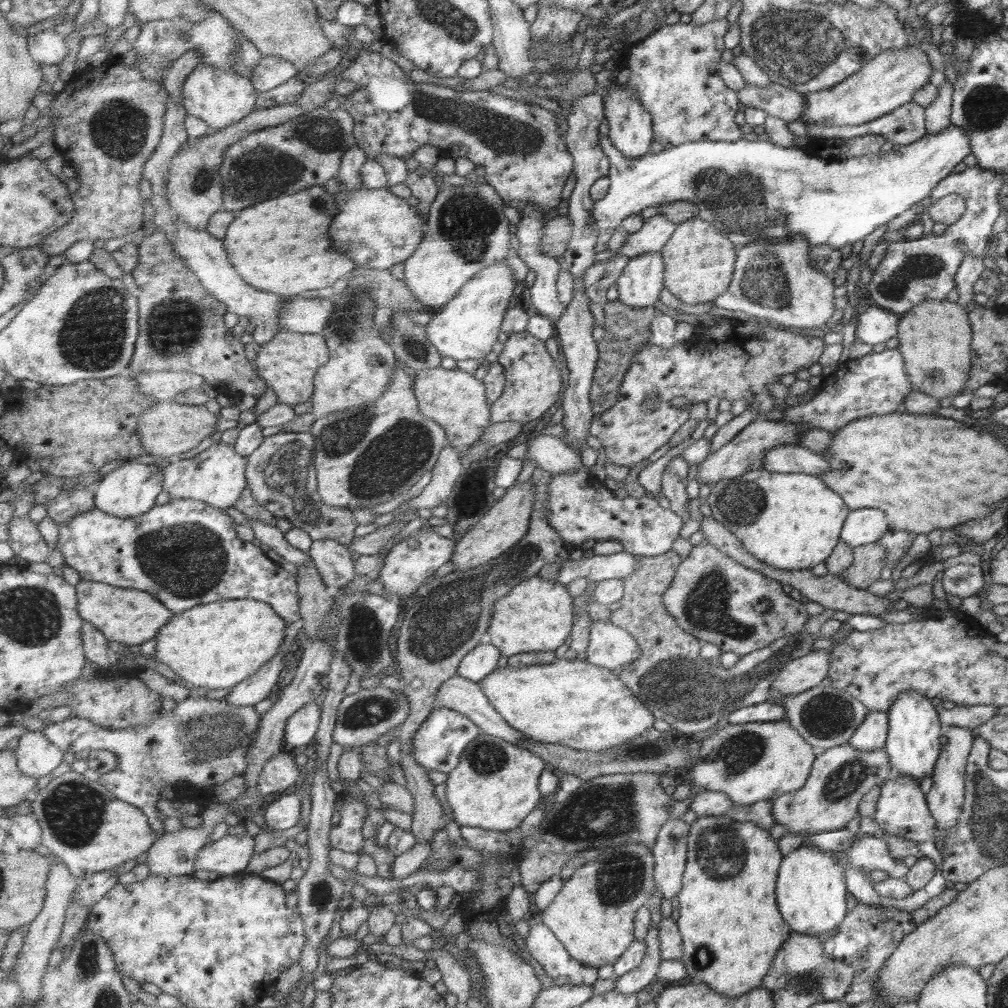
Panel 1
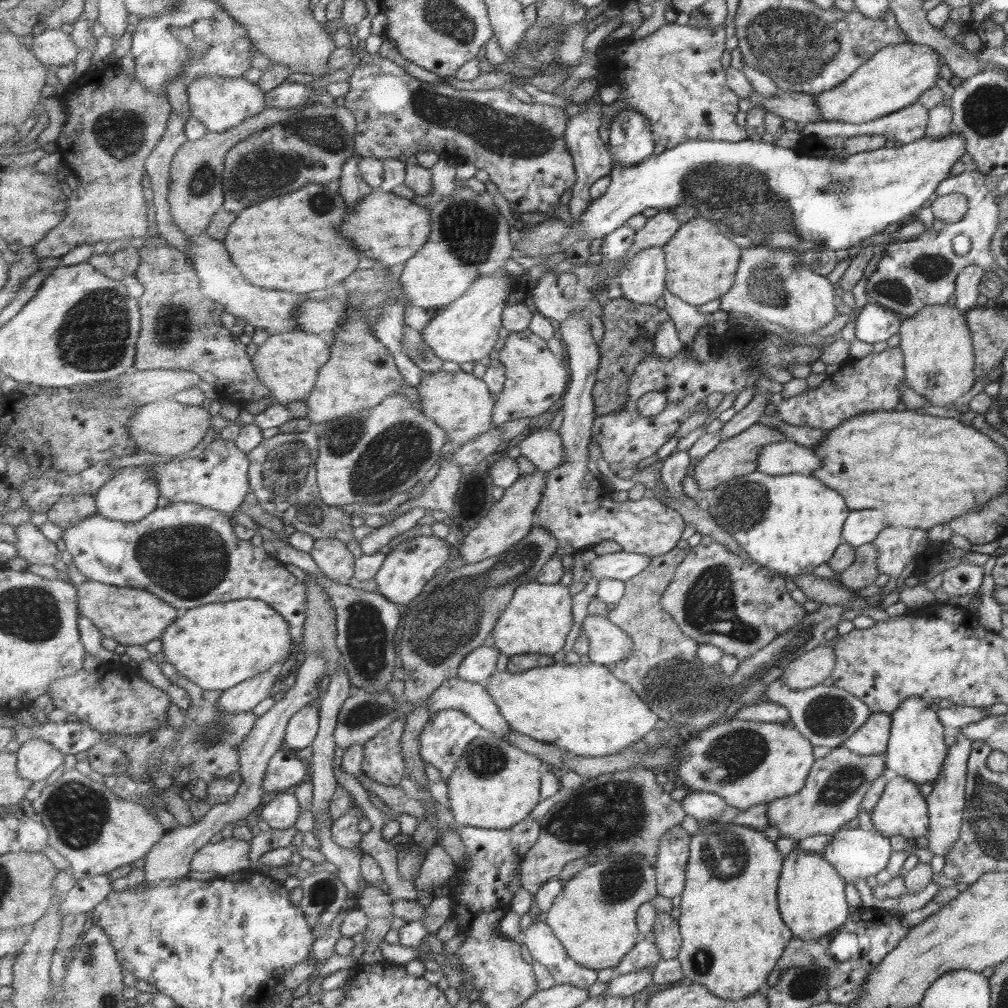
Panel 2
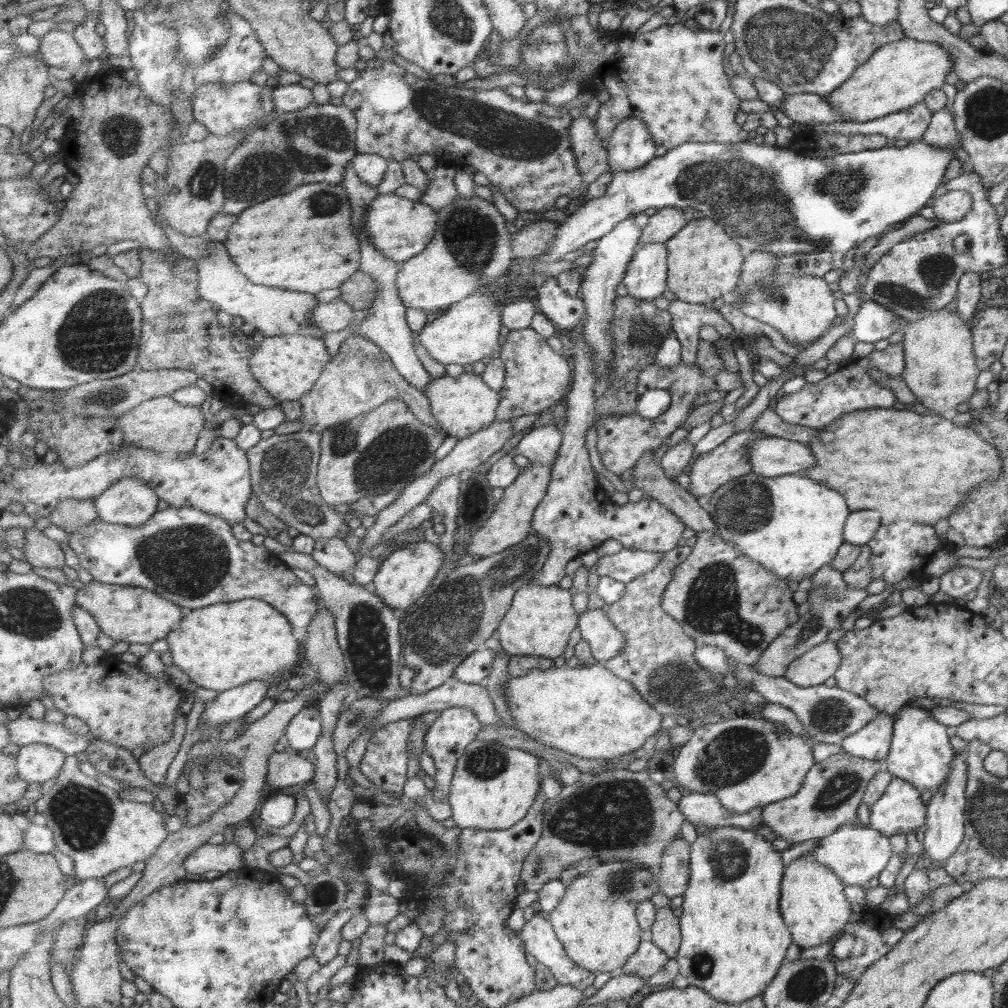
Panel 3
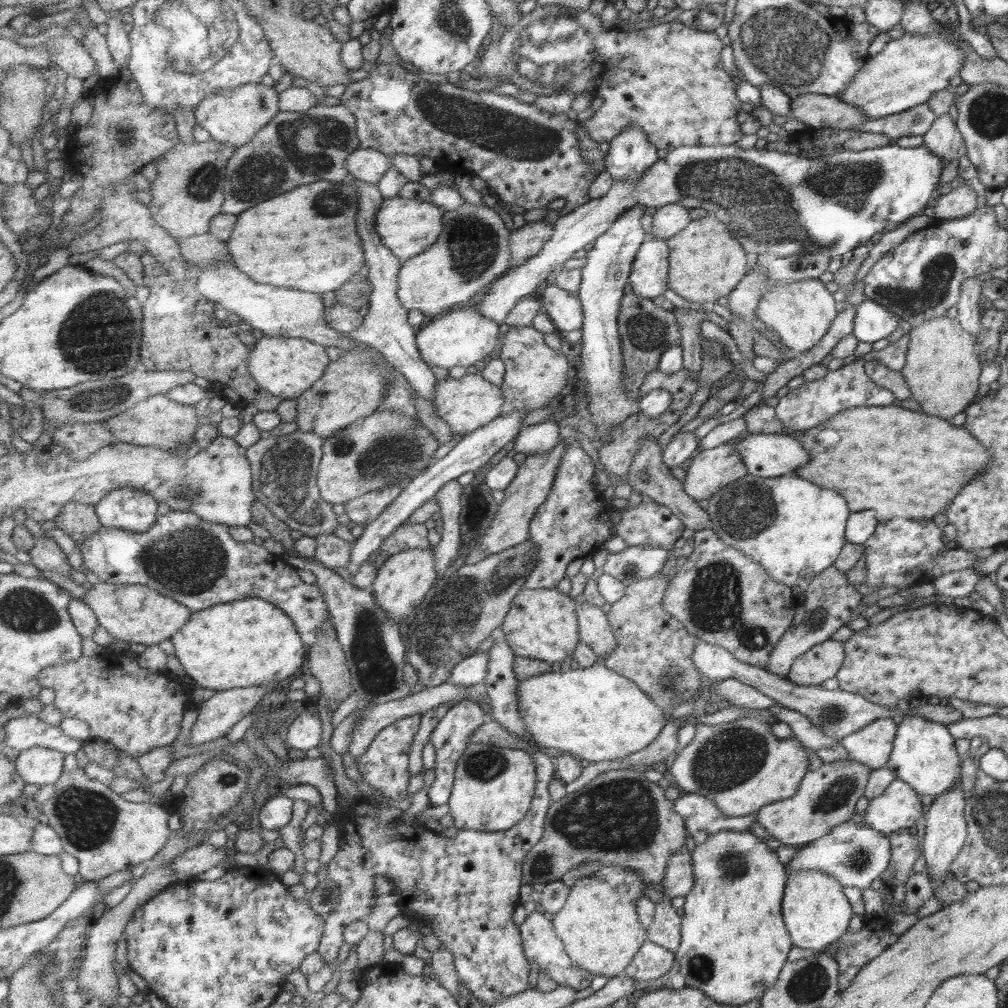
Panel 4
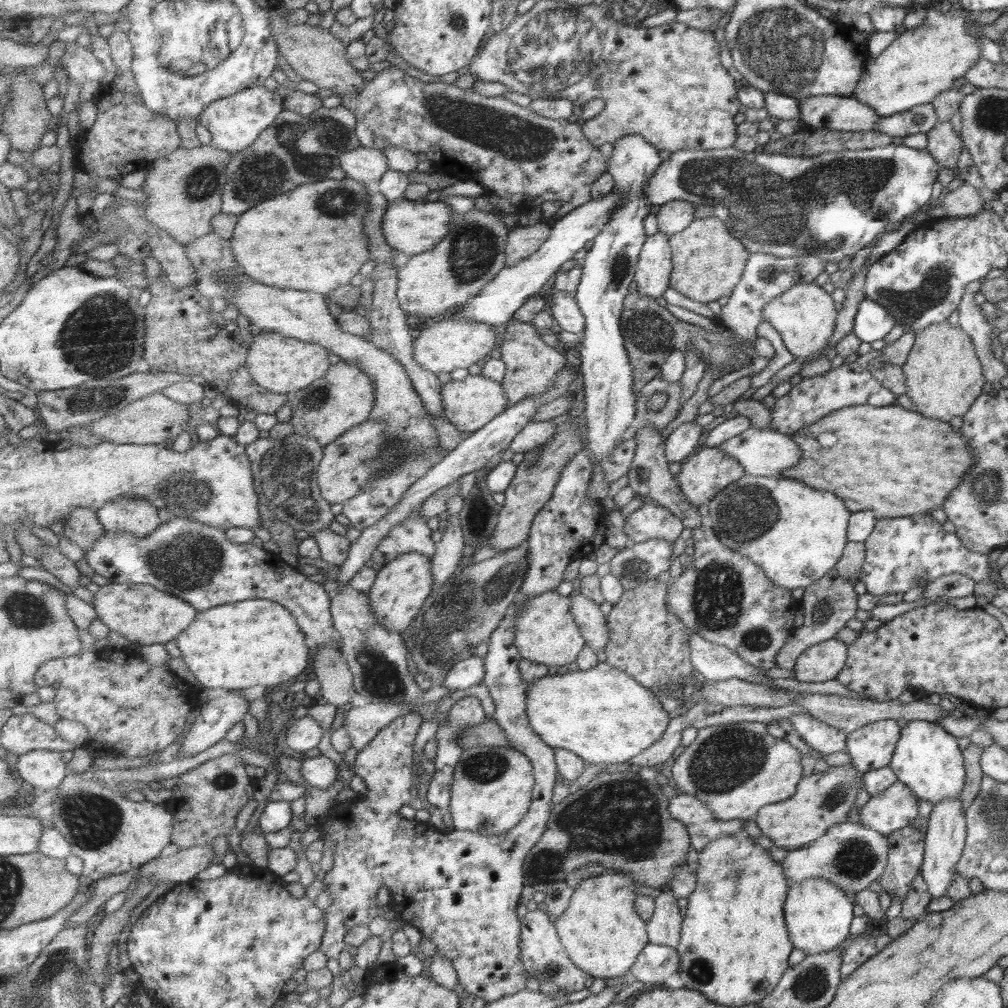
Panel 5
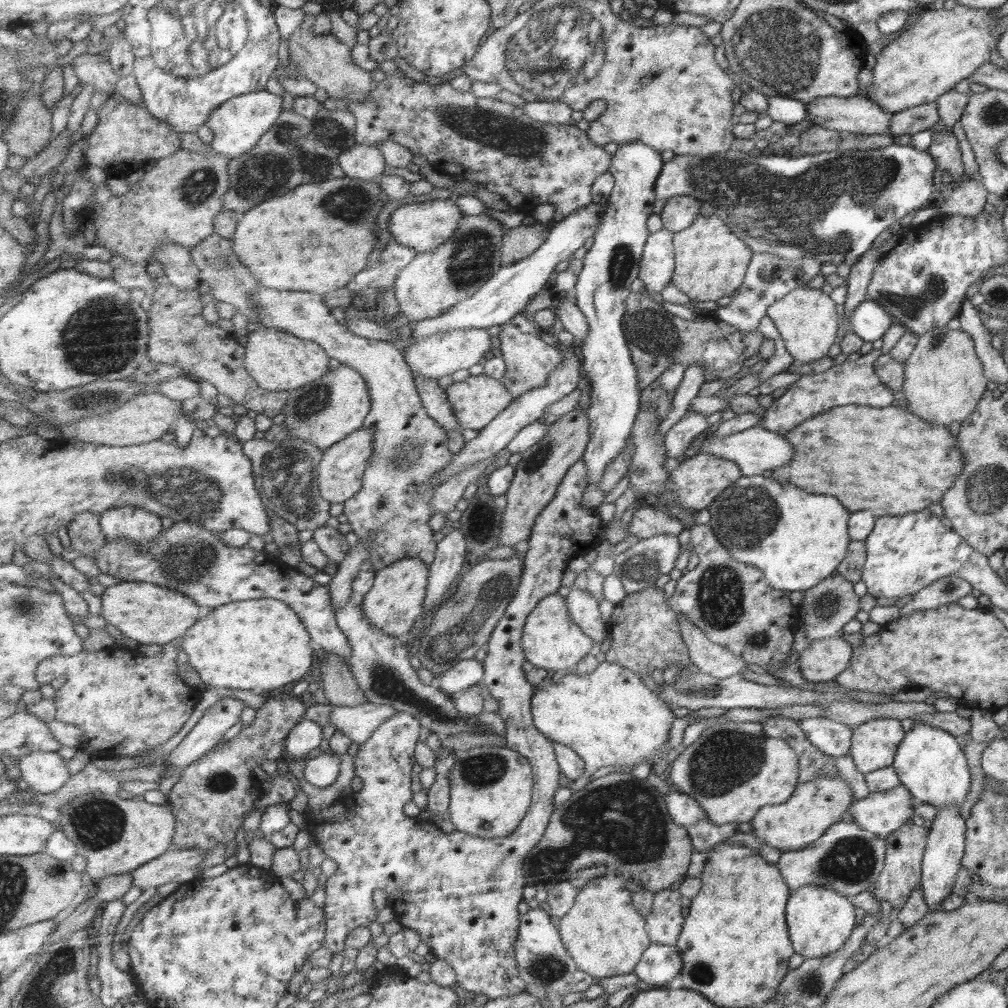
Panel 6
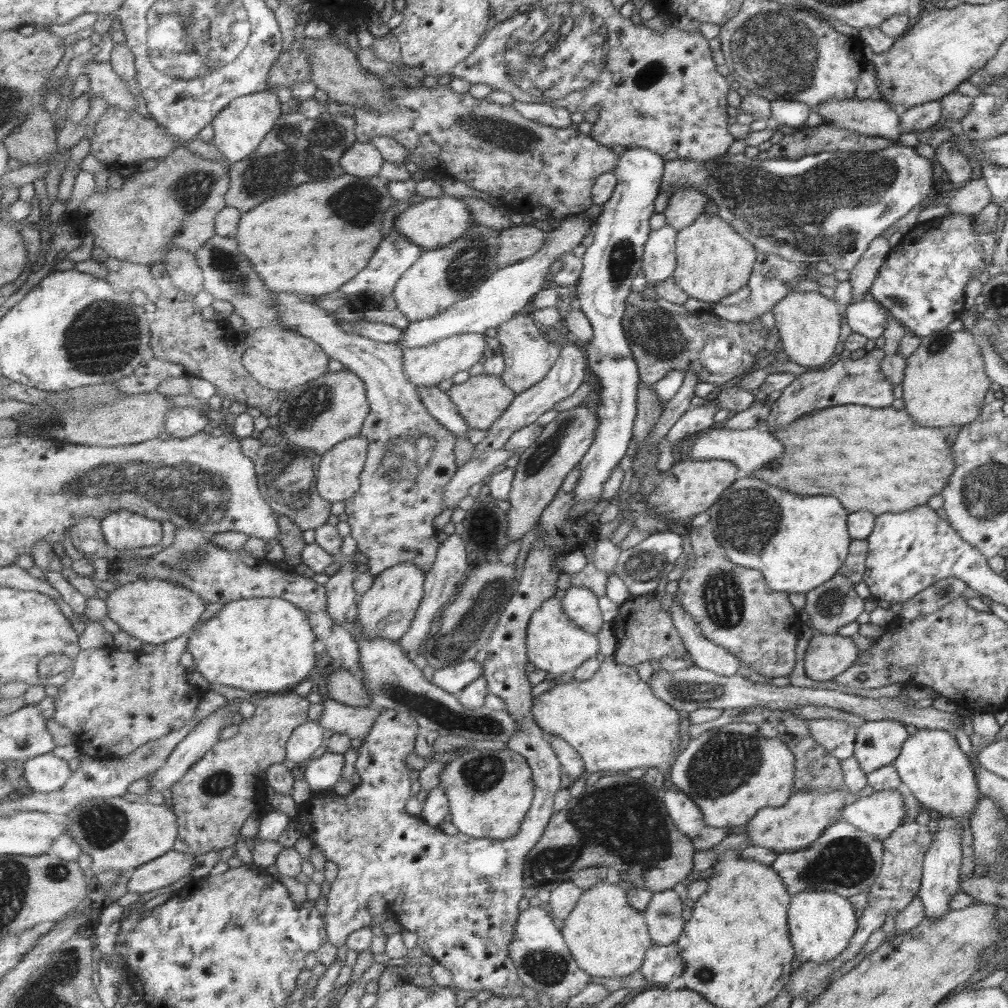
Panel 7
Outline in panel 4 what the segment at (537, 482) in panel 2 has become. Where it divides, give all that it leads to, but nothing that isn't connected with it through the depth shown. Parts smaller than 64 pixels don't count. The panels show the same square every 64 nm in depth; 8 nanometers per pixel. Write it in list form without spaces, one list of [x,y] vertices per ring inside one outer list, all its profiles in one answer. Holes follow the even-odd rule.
[[[561,439],[553,449],[526,457],[526,460],[520,464],[517,476],[504,491],[505,498],[499,506],[493,524],[489,526],[489,530],[485,530],[485,536],[479,540],[476,547],[480,547],[481,550],[492,555],[506,551],[530,539],[530,524],[539,507],[549,498],[566,450],[567,441]]]

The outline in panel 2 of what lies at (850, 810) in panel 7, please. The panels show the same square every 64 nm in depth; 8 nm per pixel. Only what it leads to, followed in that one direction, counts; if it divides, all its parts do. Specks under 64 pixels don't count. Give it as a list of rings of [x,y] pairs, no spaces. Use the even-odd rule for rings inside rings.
[[[888,772],[887,784],[883,787],[882,793],[870,812],[873,828],[881,836],[903,836],[906,839],[916,839],[920,836],[927,836],[927,810],[924,798],[919,794],[918,786],[907,778],[897,776],[895,773]]]

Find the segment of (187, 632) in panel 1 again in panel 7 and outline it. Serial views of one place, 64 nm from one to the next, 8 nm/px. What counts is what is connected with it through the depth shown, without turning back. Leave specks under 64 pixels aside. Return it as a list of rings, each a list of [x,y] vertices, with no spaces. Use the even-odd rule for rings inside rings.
[[[263,597],[261,599],[241,599],[240,601],[229,602],[225,608],[213,617],[209,623],[203,624],[199,631],[193,634],[193,638],[190,641],[190,653],[193,655],[193,661],[195,663],[194,669],[201,673],[201,675],[209,682],[224,685],[227,687],[234,687],[243,691],[251,693],[269,692],[273,694],[277,691],[286,689],[287,686],[298,685],[301,682],[306,681],[307,676],[313,672],[315,668],[315,641],[318,640],[317,634],[314,632],[311,620],[307,617],[307,614],[298,605],[279,597]]]

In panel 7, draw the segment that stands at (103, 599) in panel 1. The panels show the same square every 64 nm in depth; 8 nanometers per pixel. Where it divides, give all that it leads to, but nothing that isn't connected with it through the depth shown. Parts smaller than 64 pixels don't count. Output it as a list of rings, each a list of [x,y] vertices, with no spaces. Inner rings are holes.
[[[141,579],[108,592],[107,616],[121,630],[143,644],[161,645],[187,635],[201,621],[208,604],[202,596],[181,583],[165,579]]]

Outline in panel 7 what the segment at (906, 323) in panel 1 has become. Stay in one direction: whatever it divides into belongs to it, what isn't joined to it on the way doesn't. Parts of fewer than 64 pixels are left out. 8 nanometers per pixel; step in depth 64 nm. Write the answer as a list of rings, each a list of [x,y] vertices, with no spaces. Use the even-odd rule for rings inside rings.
[[[946,329],[935,331],[929,336],[920,337],[919,346],[905,359],[901,382],[901,400],[904,402],[905,412],[919,426],[941,430],[950,426],[961,428],[979,416],[990,380],[985,375],[983,357],[974,338],[971,333],[963,329],[956,332],[950,332]]]

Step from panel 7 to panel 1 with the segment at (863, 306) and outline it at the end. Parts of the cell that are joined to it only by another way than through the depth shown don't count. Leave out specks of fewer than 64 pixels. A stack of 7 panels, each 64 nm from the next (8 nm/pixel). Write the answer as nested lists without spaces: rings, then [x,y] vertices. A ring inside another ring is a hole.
[[[869,303],[857,316],[854,336],[865,344],[879,344],[896,336],[897,325],[898,315]]]

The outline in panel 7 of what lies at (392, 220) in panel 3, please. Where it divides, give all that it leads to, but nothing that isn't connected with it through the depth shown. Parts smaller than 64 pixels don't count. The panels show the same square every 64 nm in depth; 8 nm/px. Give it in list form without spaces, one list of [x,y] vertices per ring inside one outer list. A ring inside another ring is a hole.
[[[444,195],[440,198],[425,199],[421,203],[412,205],[403,215],[394,220],[394,226],[407,236],[413,243],[425,250],[439,249],[441,247],[459,240],[461,236],[465,236],[476,219],[469,206],[462,198]]]

